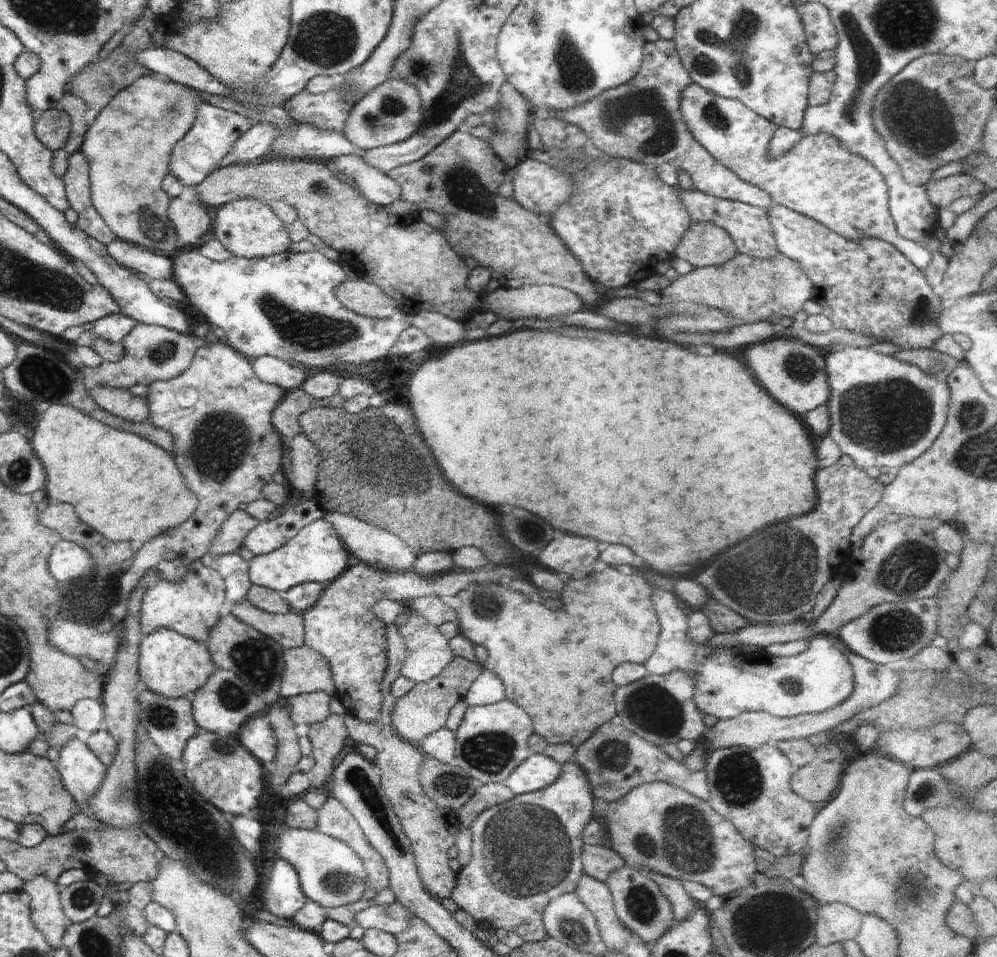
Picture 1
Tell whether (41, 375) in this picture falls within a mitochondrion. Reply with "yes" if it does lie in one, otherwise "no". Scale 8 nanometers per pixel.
yes

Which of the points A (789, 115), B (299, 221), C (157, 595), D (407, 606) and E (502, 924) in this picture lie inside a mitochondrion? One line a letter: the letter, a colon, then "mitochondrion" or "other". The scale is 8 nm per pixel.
A: other
B: other
C: other
D: other
E: other

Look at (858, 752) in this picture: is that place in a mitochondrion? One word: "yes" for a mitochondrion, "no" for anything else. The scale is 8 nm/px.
no

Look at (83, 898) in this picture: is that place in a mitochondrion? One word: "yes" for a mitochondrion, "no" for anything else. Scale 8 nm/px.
yes

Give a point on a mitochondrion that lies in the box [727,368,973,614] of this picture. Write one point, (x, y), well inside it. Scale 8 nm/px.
(883, 418)

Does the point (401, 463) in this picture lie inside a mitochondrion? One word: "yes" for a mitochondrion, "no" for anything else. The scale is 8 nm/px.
yes

